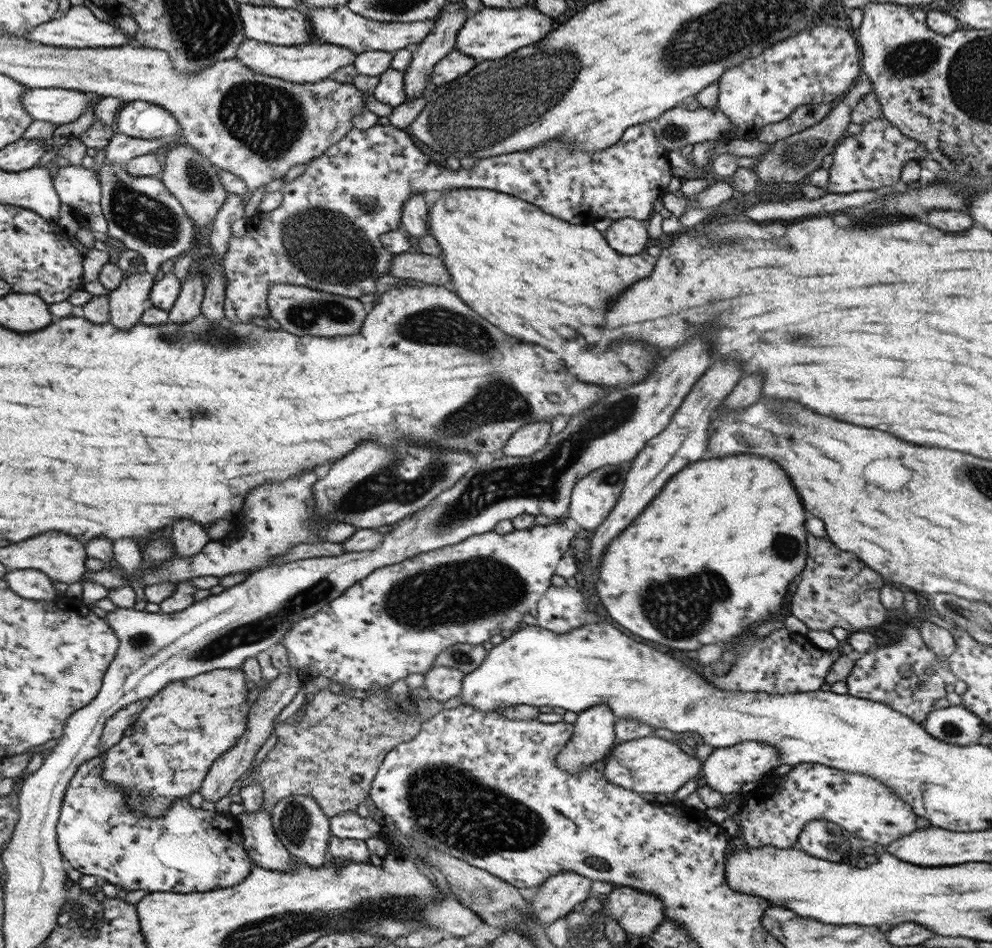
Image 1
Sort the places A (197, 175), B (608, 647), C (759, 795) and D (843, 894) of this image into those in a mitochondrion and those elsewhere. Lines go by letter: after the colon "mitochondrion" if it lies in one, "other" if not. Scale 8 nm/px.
A: mitochondrion
B: other
C: other
D: other

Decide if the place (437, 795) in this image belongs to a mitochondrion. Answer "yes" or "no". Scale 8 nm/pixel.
yes

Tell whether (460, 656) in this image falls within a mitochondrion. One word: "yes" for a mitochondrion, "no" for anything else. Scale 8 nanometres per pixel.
yes

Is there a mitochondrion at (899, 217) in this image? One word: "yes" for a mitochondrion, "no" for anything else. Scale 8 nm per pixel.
no

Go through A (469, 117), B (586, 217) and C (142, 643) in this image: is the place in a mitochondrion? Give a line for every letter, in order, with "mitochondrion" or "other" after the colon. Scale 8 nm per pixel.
A: mitochondrion
B: other
C: mitochondrion

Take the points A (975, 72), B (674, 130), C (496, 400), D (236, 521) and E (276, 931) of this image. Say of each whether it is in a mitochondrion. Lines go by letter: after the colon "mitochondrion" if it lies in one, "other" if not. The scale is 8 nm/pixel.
A: mitochondrion
B: mitochondrion
C: mitochondrion
D: other
E: mitochondrion

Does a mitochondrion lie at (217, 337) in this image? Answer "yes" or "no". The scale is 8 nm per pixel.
yes

